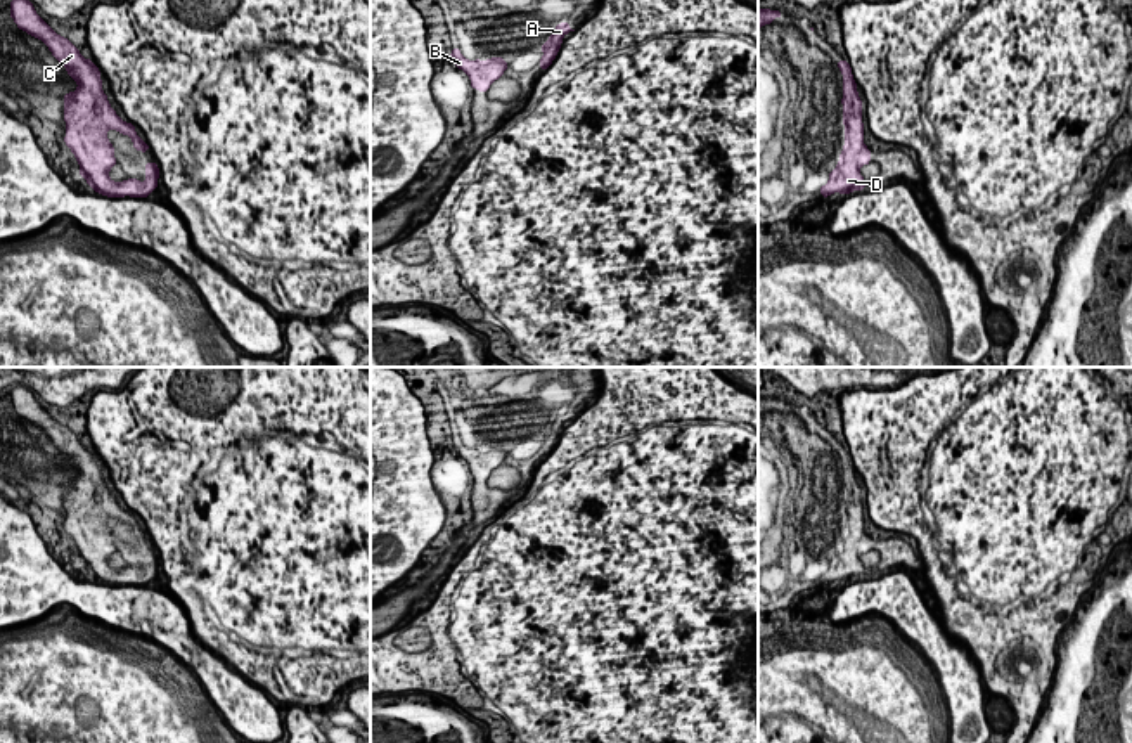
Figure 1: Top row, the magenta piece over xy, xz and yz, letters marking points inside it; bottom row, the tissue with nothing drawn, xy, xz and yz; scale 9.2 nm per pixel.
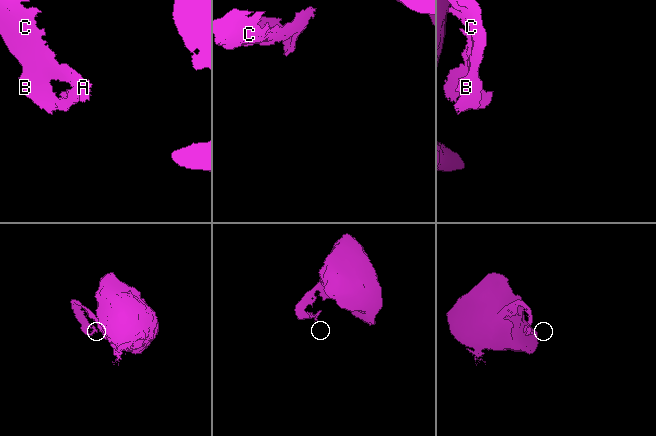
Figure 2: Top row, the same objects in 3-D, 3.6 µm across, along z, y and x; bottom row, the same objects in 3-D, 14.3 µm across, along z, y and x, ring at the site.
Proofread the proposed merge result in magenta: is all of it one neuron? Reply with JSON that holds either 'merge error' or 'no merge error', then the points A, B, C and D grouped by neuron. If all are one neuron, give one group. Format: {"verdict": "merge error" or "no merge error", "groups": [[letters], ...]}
{"verdict": "no merge error", "groups": [["A", "B", "C", "D"]]}

